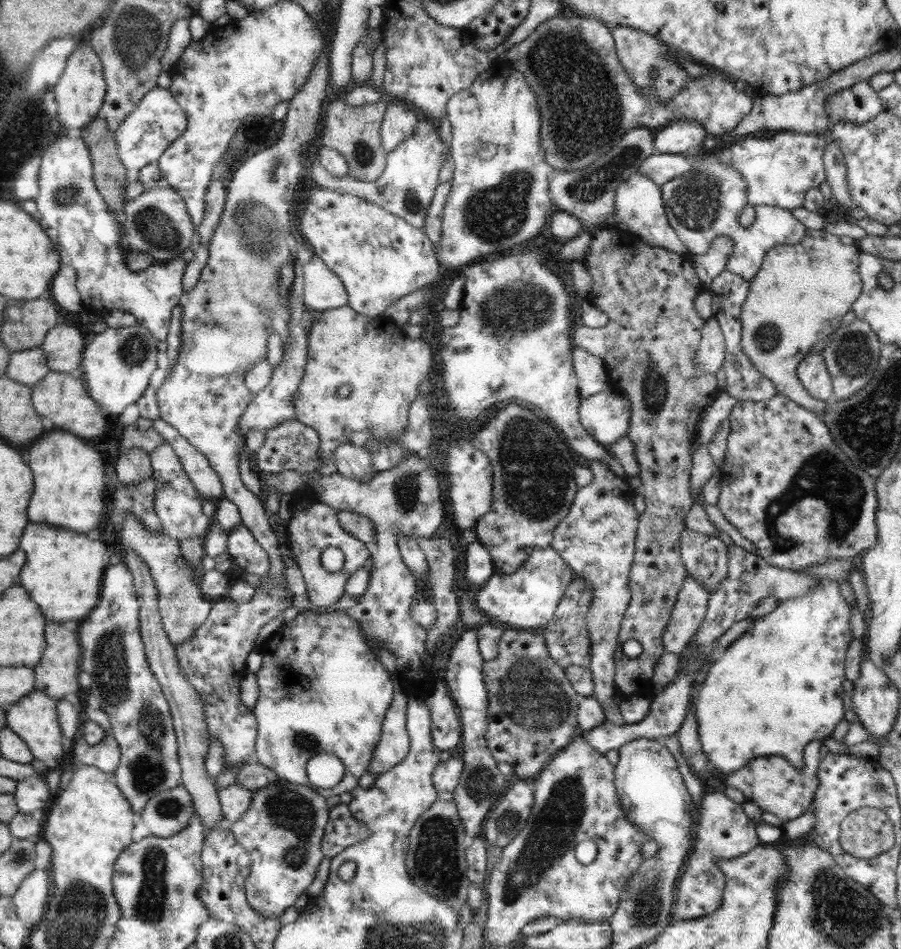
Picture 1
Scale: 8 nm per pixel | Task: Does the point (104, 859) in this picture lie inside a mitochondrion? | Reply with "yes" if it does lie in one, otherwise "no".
no

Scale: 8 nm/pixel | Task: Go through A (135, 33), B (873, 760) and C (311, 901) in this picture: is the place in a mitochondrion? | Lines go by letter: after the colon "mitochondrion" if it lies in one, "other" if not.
A: mitochondrion
B: other
C: other

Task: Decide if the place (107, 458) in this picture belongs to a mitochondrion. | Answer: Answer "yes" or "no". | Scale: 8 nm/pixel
no

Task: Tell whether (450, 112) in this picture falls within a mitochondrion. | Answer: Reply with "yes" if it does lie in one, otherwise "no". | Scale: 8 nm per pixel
no

